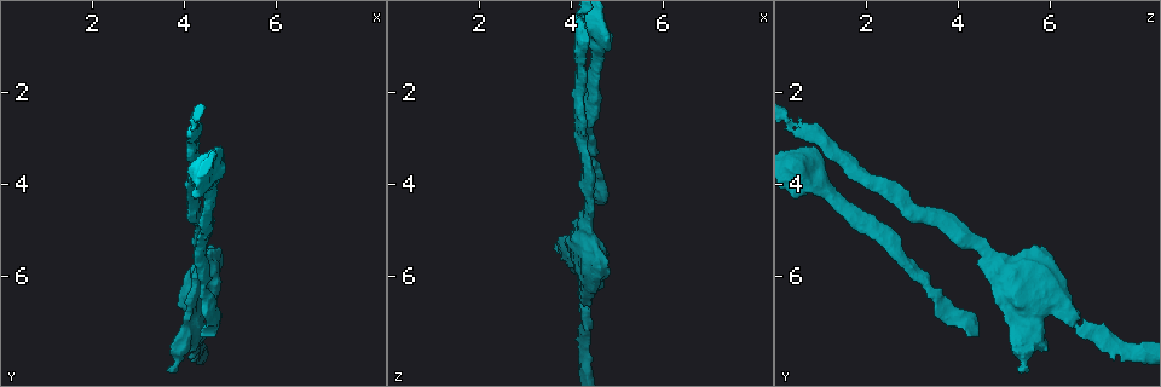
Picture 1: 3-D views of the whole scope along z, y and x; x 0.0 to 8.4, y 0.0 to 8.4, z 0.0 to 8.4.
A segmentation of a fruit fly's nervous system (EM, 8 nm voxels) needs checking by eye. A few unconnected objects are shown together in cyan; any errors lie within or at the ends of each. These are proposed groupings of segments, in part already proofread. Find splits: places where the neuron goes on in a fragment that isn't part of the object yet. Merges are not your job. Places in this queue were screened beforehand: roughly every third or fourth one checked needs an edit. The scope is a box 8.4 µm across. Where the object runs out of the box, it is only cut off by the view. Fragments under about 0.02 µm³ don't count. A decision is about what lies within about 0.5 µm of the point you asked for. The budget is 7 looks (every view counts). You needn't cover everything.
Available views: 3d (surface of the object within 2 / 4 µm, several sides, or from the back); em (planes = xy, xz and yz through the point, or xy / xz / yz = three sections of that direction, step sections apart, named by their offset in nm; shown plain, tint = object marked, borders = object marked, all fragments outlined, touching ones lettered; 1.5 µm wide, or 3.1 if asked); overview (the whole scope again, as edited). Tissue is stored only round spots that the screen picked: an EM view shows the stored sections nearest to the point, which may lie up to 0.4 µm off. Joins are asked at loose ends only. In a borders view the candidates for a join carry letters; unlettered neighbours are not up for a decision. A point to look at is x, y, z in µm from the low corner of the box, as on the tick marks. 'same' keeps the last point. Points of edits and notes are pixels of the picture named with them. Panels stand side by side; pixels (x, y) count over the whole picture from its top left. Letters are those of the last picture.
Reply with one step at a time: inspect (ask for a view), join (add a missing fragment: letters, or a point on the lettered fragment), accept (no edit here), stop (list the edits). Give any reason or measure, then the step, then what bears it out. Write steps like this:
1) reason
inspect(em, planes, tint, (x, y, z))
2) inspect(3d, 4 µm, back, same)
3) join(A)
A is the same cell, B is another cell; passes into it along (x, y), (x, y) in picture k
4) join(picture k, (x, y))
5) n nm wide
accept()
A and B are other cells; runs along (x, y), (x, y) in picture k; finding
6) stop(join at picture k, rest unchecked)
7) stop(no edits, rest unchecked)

branch stops here
inspect(em, xy, step 4, tint, (4.85, 3.40, 1.05))

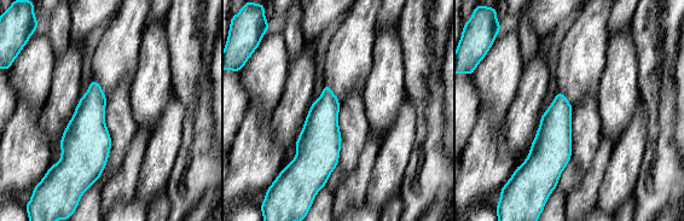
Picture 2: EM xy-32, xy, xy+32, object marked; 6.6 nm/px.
cut it another way
inspect(em, planes, borders, same)

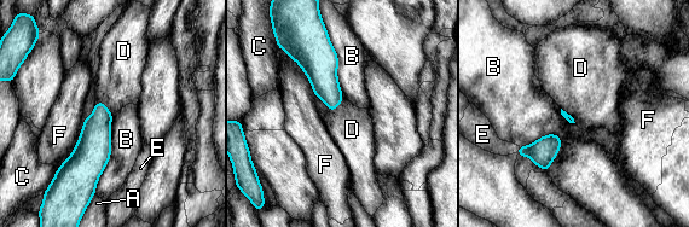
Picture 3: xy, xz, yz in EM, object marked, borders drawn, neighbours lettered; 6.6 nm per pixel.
B touches over 550 nm
accept()
A, B, C, D, E and F are other cells; border along (97, 100), (100, 100), (113, 115) in picture 3; no lettered fragment goes on from it

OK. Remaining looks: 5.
an open end
inspect(3d, 4 µm, (4.70, 5.35, 5.90))

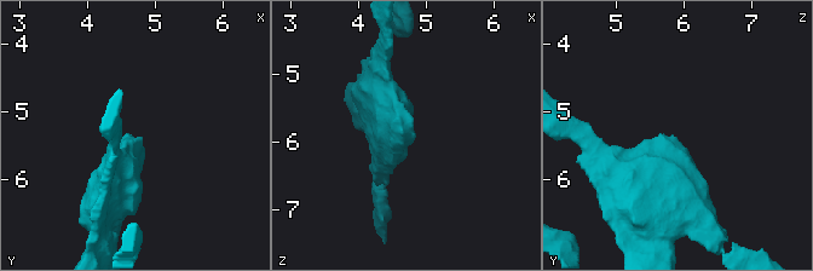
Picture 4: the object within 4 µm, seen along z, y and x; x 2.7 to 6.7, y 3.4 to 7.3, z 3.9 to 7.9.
shape alone is not enough
inspect(em, planes, borders, (4.70, 5.35, 5.85))

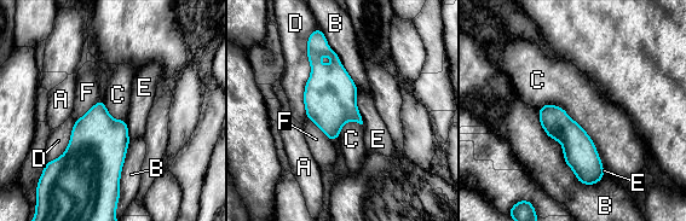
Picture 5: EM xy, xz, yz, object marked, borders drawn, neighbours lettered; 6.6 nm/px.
C touches over 600 nm
accept()
A, B, C, D, E and F are other cells; border along (541, 105), (580, 124), (604, 169) in picture 5; no lettered fragment goes on from it

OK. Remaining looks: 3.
branch stops here
inspect(em, xy, step 4, tint, (4.25, 7.55, 5.95))

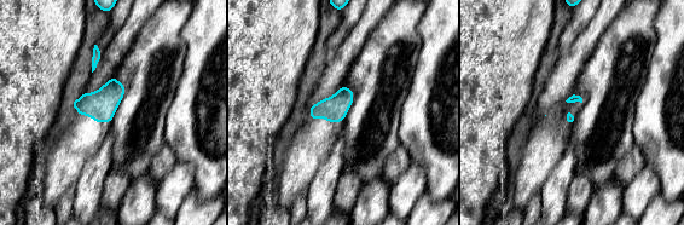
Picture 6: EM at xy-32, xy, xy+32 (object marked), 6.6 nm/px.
inspect(em, planes, borders, same)

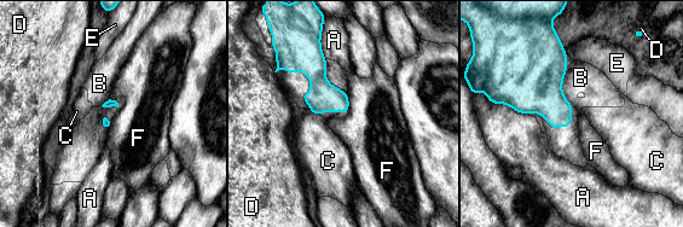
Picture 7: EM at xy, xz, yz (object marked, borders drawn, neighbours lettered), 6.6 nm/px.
accept()
A, B, C, D, E and F are other cells; border along (347, 93), (348, 111) in picture 7; no lettered fragment goes on from it

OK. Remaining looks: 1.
stop(no edits, rest unchecked)

